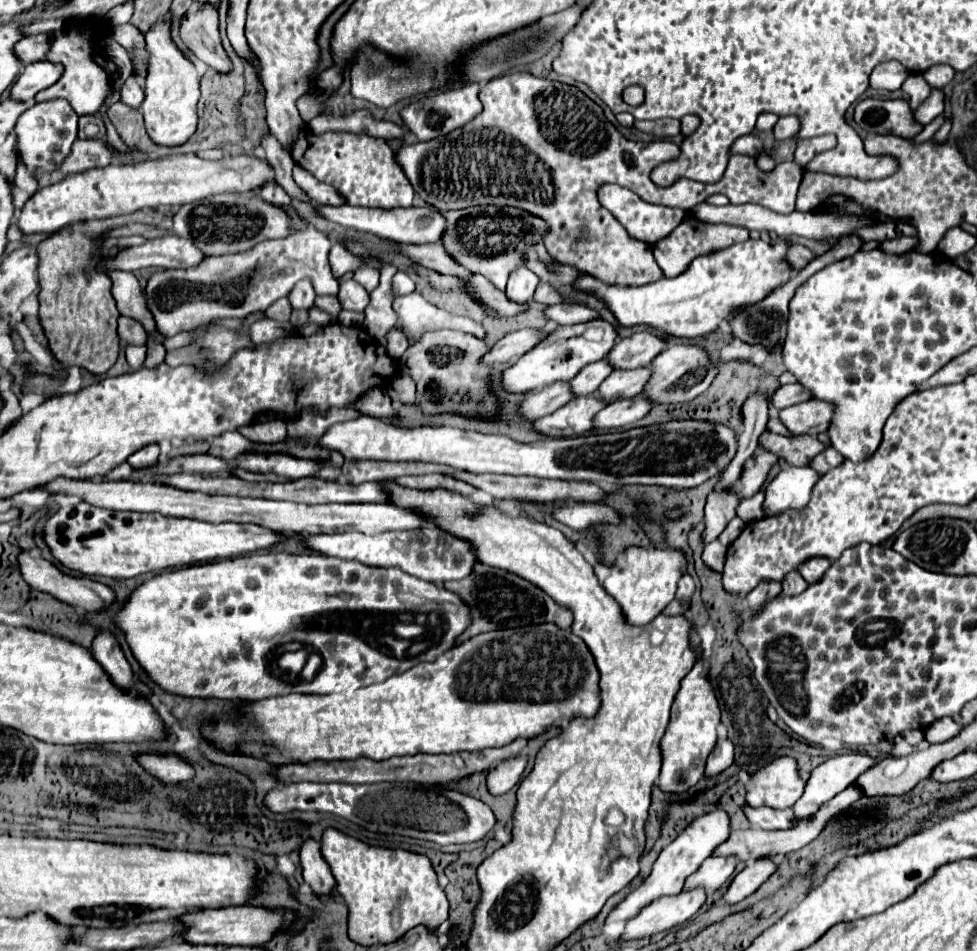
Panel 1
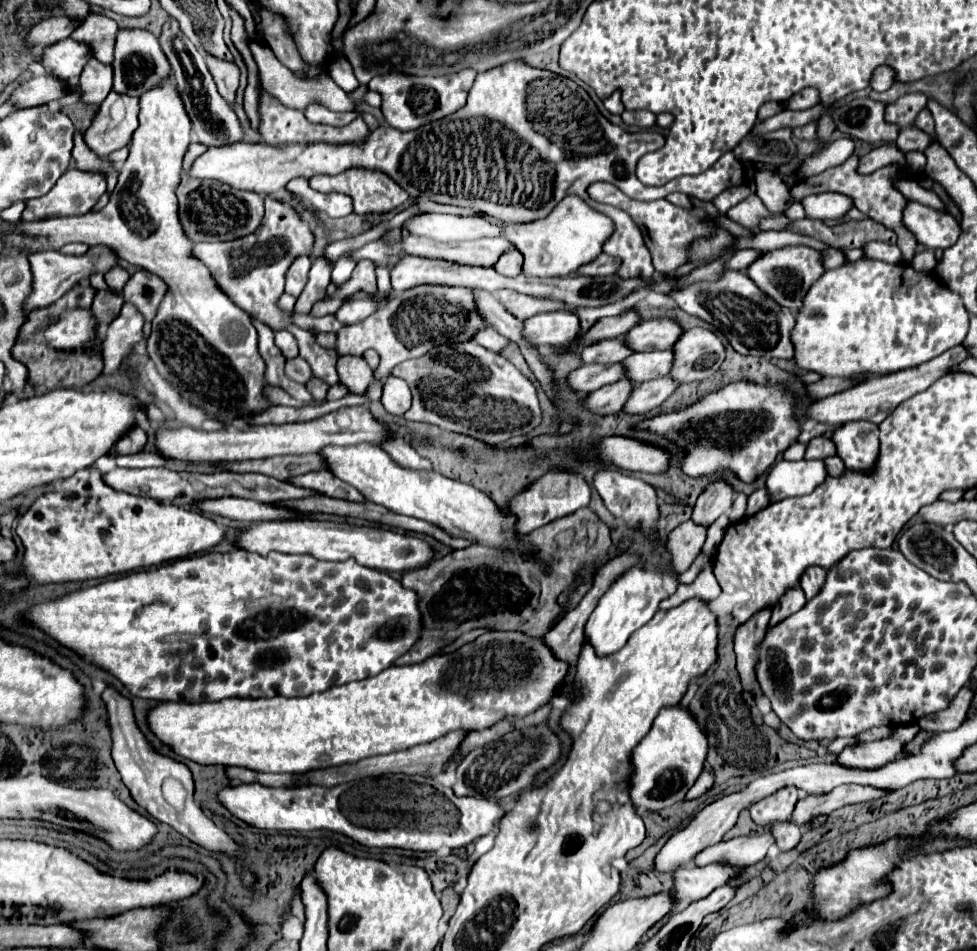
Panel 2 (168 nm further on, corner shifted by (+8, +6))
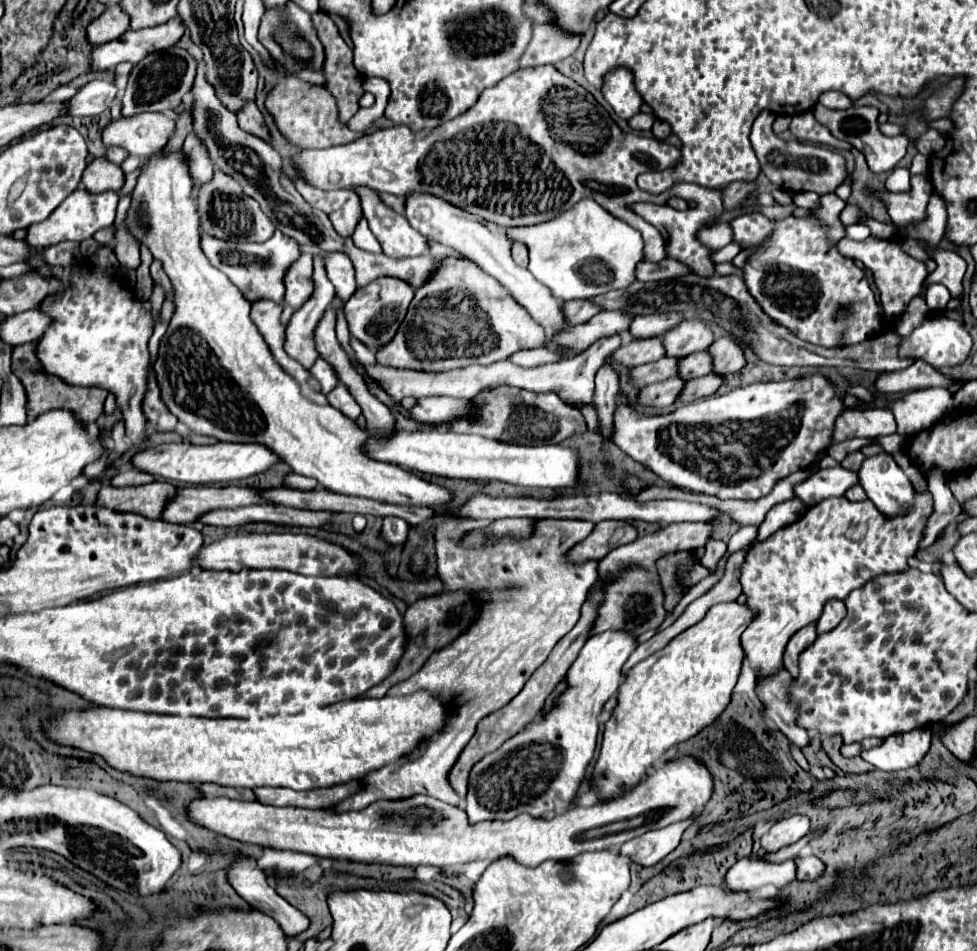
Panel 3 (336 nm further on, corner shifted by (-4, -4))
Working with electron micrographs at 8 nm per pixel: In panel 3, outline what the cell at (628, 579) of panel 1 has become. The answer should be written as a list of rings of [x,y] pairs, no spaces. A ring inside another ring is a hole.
[[[608,630],[588,638],[568,670],[570,688],[560,696],[552,714],[528,724],[470,770],[466,794],[466,814],[470,822],[510,820],[522,812],[542,816],[542,812],[554,810],[556,798],[564,802],[574,798],[596,750],[596,718],[604,702],[618,692],[622,666],[636,646],[638,638],[632,638],[628,630]]]

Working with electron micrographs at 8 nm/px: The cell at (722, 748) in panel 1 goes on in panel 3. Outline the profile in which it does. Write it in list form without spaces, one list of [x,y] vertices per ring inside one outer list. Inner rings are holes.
[[[696,816],[682,820],[682,822],[676,822],[672,826],[666,826],[666,828],[650,830],[638,838],[632,838],[628,844],[622,844],[620,852],[630,856],[632,862],[636,862],[636,864],[652,866],[652,864],[660,862],[666,854],[670,854],[678,846],[682,832],[690,824],[694,824],[694,820],[696,820]]]

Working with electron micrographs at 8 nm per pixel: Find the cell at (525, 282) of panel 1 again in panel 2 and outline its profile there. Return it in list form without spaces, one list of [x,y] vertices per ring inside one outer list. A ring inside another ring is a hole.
[[[508,248],[500,258],[498,262],[494,264],[496,272],[504,274],[504,276],[518,276],[520,274],[520,264],[522,264],[522,256],[516,248]]]

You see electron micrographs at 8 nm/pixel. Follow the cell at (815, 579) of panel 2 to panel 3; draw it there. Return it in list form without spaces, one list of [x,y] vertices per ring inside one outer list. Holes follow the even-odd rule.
[[[832,600],[828,602],[828,606],[824,606],[822,610],[822,616],[818,620],[818,632],[828,632],[832,630],[846,614],[846,608],[844,608],[844,602],[840,600]]]

